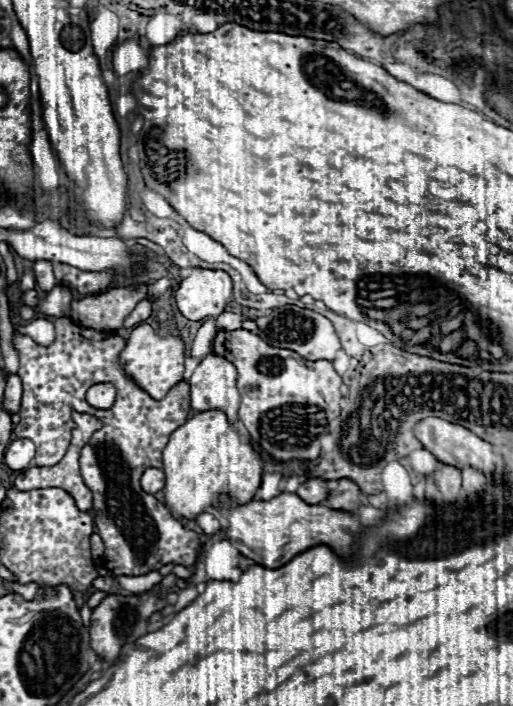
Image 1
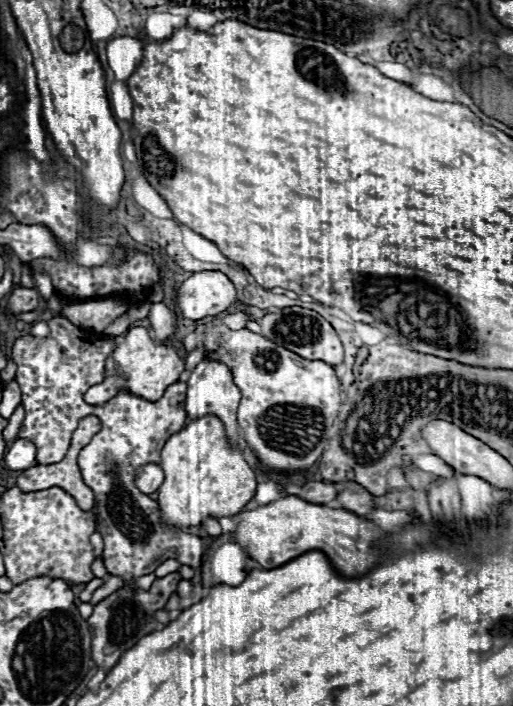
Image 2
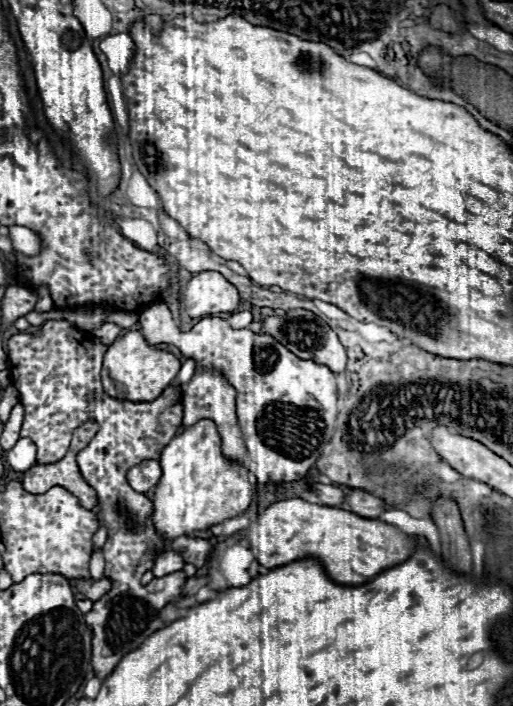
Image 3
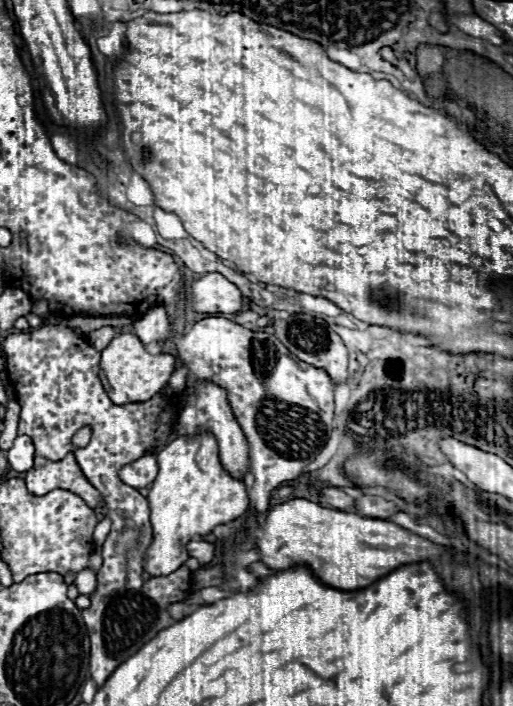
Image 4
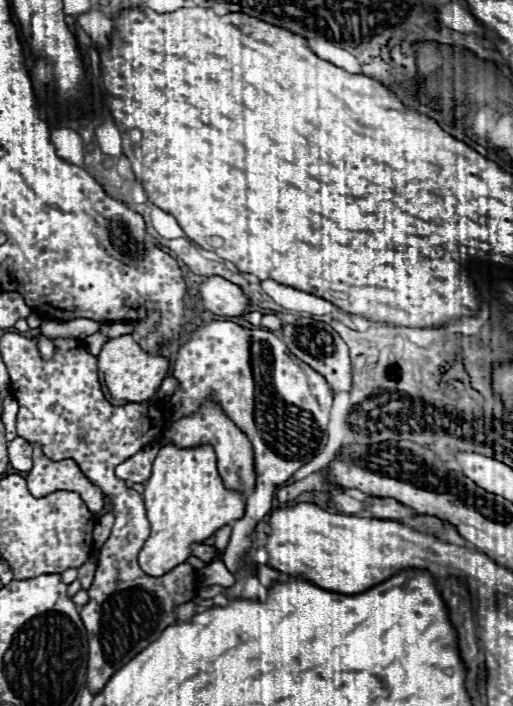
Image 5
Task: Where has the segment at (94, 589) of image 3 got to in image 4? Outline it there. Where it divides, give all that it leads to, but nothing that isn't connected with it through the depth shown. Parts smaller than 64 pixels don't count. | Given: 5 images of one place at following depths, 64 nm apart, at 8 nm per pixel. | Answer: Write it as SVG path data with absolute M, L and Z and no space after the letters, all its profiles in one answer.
M90 570L78 572L74 584L76 584L78 592L84 594L84 596L92 596L92 594L96 592L96 588L98 588L98 580L96 580L96 576L94 576Z

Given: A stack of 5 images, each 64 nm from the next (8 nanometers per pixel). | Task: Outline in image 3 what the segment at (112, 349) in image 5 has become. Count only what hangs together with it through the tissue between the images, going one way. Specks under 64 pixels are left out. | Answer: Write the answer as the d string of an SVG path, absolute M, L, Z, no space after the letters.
M128 330L122 338L118 338L114 344L110 344L110 348L104 356L104 366L108 368L110 378L116 380L118 388L124 388L124 390L120 390L118 398L126 398L126 400L134 400L134 402L152 402L162 394L164 388L168 388L172 384L182 362L180 362L180 358L176 358L174 354L170 354L166 350L152 348L140 330Z

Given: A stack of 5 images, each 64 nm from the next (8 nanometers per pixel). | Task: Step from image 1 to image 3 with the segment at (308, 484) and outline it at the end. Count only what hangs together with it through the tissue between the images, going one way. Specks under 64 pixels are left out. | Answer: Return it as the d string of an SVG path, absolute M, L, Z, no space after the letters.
M316 484L316 494L324 506L342 506L344 492L332 484Z

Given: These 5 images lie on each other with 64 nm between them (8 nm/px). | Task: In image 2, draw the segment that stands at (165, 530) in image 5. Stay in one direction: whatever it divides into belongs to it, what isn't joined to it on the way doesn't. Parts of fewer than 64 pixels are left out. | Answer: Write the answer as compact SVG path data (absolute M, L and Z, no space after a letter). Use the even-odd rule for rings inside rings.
M206 414L172 434L162 448L164 484L158 488L162 520L170 526L200 526L206 516L234 516L256 494L256 470L244 460L244 450L232 446L218 416ZM170 558L170 560L166 560L166 562L162 562L162 564L160 564L158 568L156 568L156 572L154 572L154 574L156 574L158 578L160 578L160 576L168 576L168 574L172 574L172 572L176 572L176 570L178 570L180 566L182 566L182 564L180 564L178 560L172 560L172 558Z

